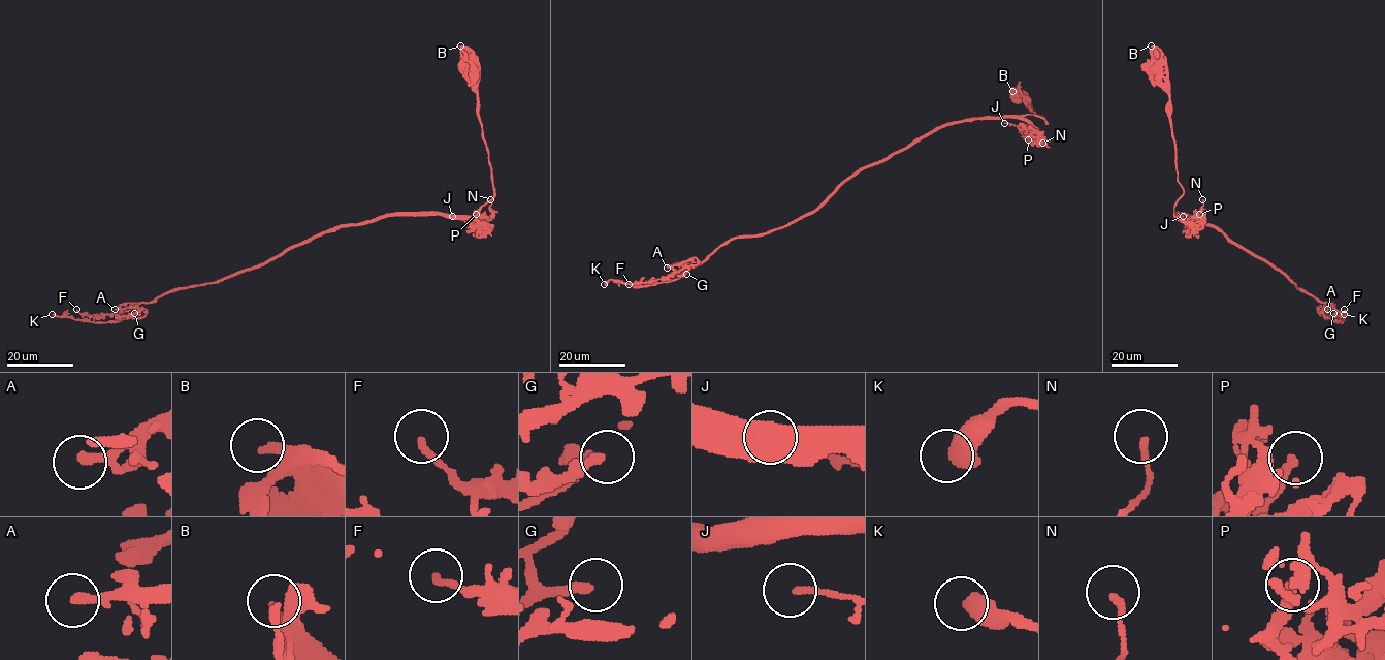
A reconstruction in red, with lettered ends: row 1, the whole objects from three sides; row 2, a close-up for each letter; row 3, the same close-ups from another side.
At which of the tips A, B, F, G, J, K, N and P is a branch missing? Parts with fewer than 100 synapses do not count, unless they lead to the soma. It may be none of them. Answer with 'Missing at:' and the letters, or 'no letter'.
Missing at: no letter

